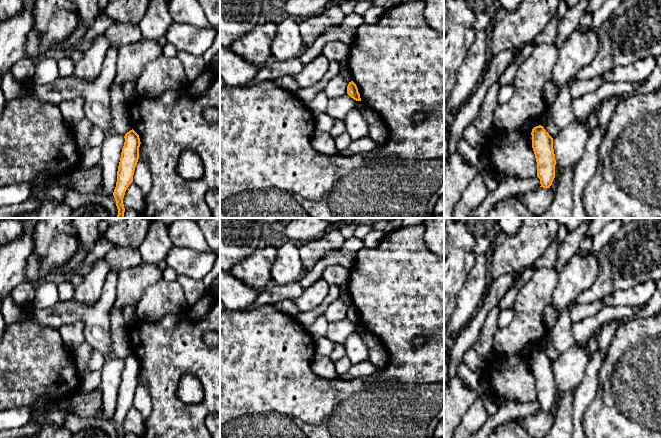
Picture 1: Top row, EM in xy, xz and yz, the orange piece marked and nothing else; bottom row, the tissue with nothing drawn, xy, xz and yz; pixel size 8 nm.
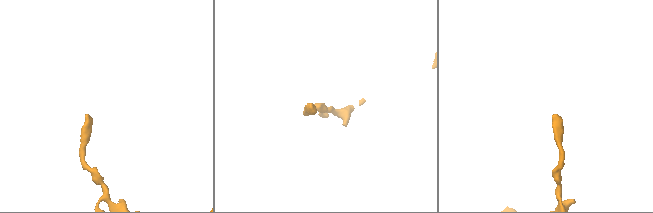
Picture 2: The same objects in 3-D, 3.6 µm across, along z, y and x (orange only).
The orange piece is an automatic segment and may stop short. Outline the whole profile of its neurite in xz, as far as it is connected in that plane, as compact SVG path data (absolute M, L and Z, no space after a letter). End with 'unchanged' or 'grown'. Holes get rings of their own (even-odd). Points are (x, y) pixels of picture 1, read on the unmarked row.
M351 305L347 310L347 318L356 325L361 325L360 318L356 308Z; unchanged

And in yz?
M539 349L532 353L532 372L537 386L537 401L540 403L540 411L550 412L555 402L555 378L553 362Z; unchanged

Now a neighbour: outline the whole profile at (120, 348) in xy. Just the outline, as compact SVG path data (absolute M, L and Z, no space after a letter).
M113 308L109 318L111 333L110 354L113 357L125 360L133 352L128 335L128 326L123 316L123 309Z

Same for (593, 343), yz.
M599 328L597 331L595 331L590 339L587 342L587 349L589 352L588 358L590 359L592 355L599 349L599 334L600 334L601 328Z

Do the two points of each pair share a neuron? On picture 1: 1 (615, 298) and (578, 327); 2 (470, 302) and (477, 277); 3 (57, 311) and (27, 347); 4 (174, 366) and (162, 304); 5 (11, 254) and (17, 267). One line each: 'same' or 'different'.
1: different
2: same
3: different
4: different
5: same

